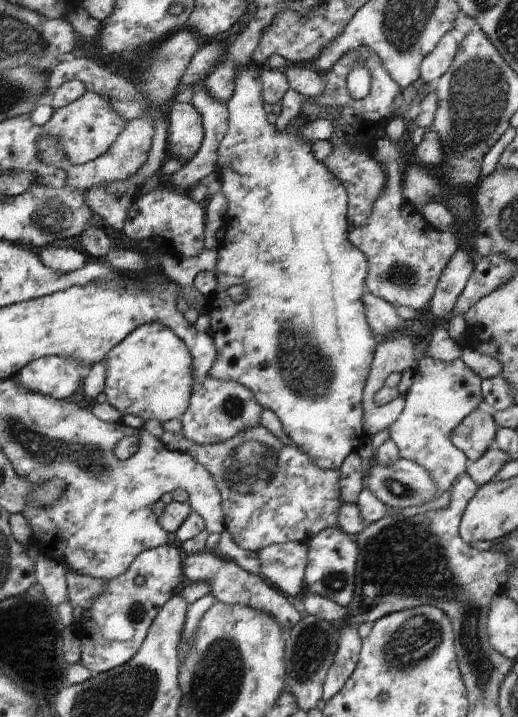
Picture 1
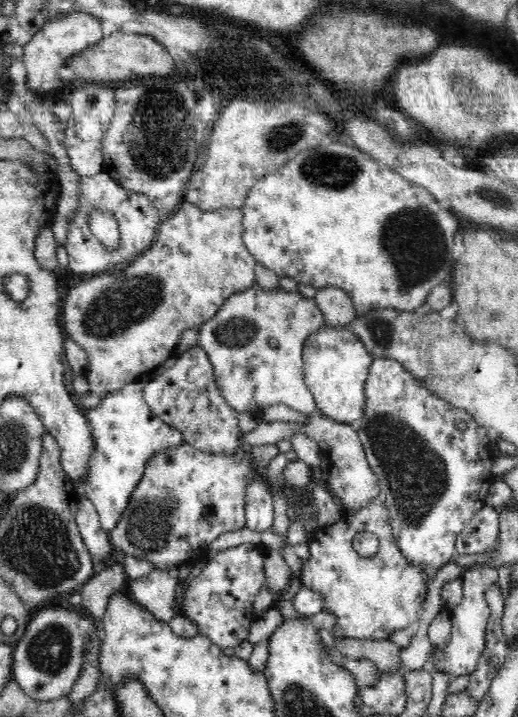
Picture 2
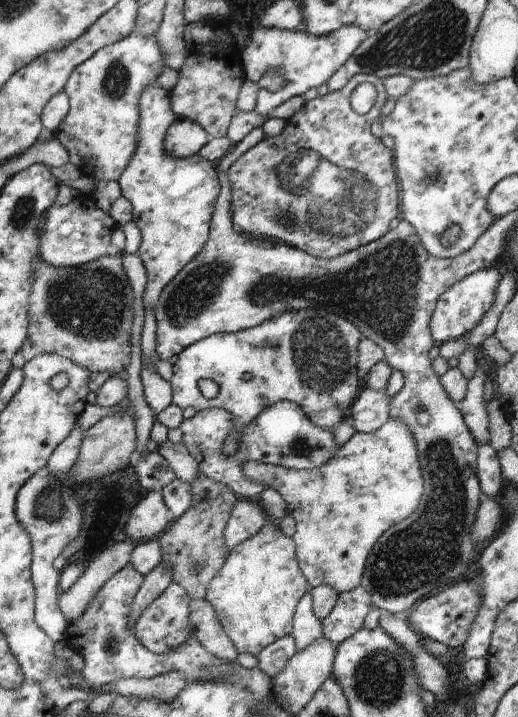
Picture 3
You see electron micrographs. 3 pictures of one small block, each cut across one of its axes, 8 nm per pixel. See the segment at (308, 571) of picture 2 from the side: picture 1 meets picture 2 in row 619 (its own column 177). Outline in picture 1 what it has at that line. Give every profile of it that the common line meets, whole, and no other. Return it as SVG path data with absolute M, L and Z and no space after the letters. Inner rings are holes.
M160 322L143 324L133 330L123 342L119 342L108 351L103 361L106 365L104 394L107 396L107 402L119 410L120 414L134 414L144 422L158 420L164 423L166 420L181 417L188 408L194 385L192 355L184 341L180 340L170 328L162 326Z

